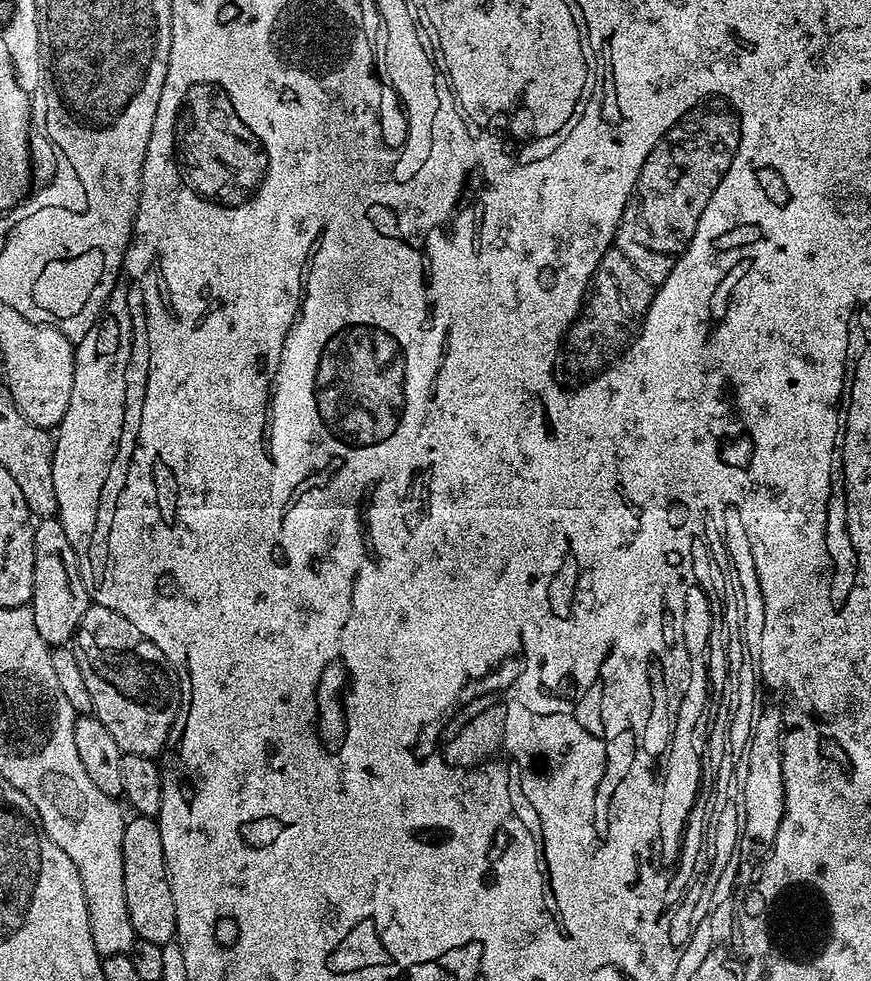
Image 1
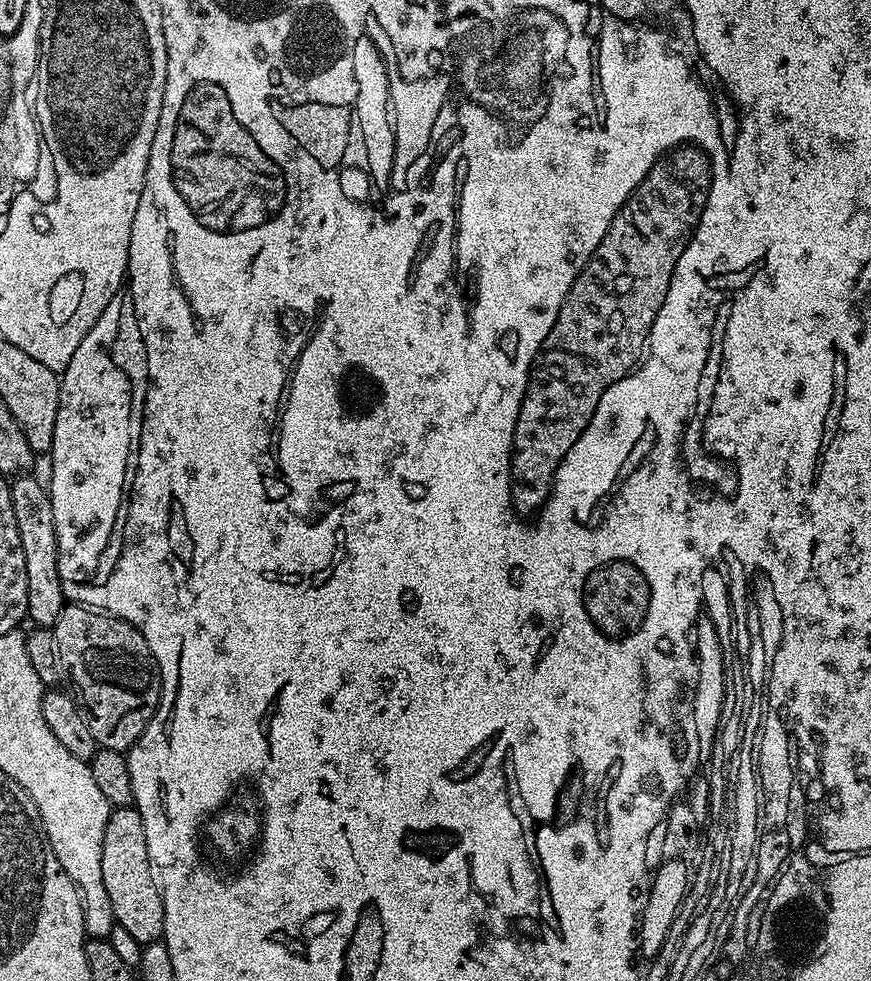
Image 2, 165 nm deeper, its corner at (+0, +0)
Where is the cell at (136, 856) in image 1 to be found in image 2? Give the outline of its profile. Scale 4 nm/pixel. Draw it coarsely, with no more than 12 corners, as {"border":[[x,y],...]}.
{"border":[[134,806],[113,807],[102,886],[141,946],[163,937],[164,899]]}

